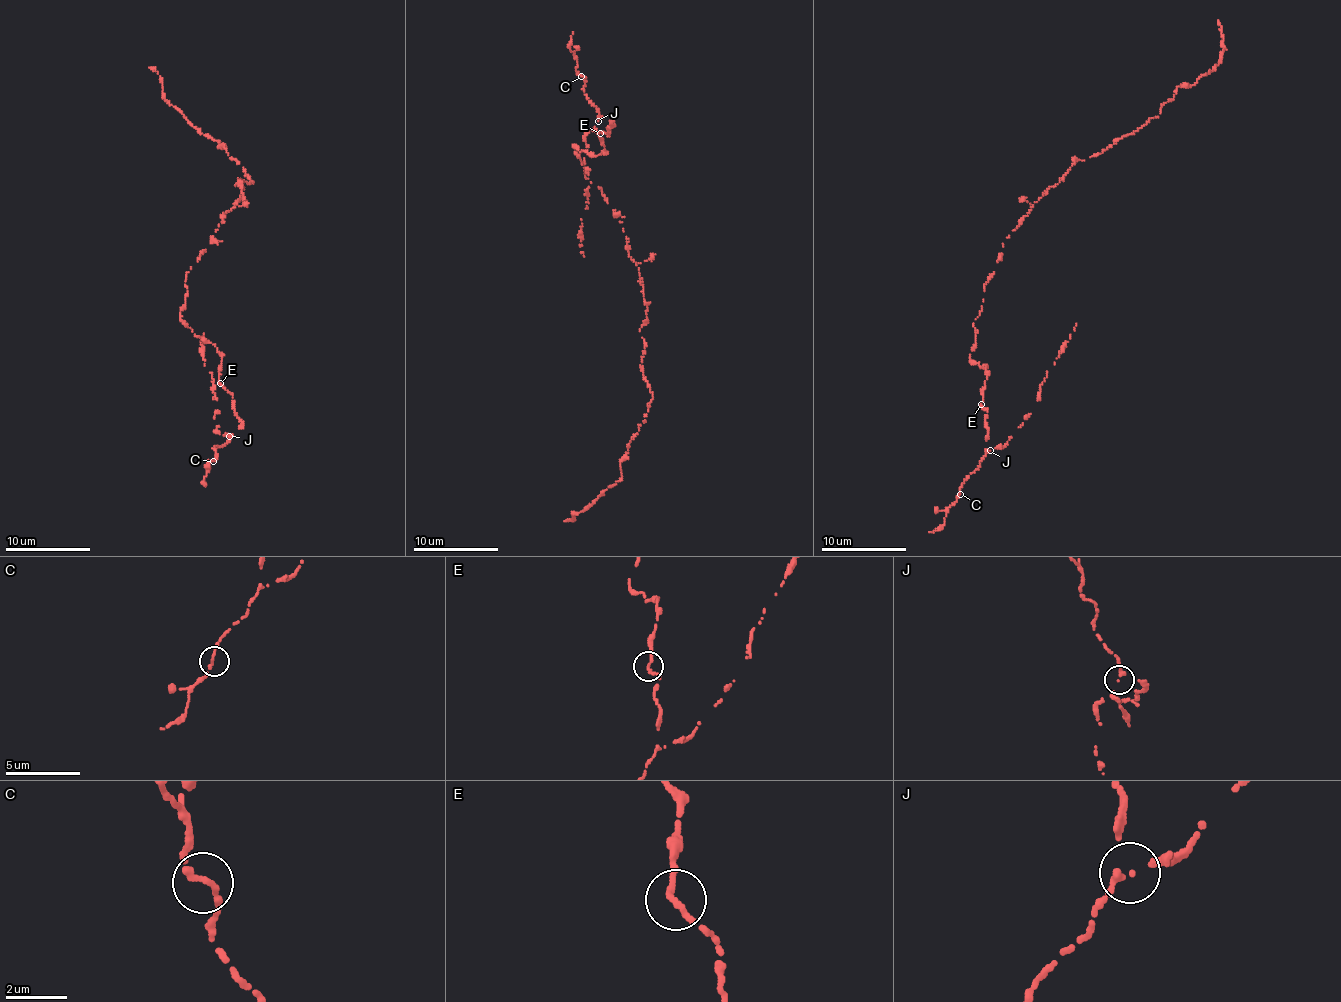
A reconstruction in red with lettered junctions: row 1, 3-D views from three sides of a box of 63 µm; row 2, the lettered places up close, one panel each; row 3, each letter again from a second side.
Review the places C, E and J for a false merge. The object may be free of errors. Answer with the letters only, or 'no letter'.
no letter

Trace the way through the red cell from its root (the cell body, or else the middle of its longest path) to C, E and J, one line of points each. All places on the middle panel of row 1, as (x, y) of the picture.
C: (607, 203), (573, 147), (602, 152), (598, 133), (609, 135), (613, 125), (586, 98), (581, 76)
E: (607, 203), (598, 187), (585, 178), (584, 162), (573, 147), (597, 155), (605, 151), (600, 132)
J: (607, 203), (573, 147), (595, 155), (605, 151), (598, 133), (609, 135), (613, 125), (598, 121)

